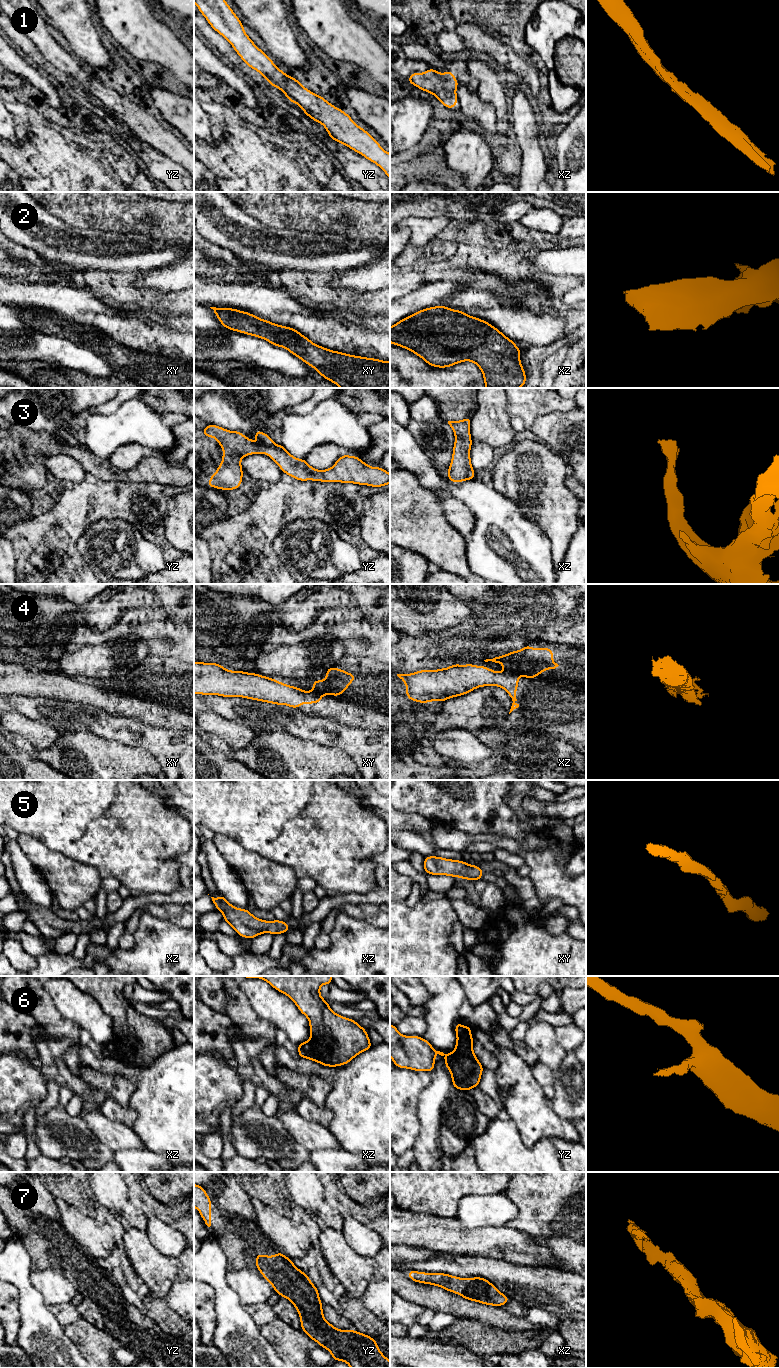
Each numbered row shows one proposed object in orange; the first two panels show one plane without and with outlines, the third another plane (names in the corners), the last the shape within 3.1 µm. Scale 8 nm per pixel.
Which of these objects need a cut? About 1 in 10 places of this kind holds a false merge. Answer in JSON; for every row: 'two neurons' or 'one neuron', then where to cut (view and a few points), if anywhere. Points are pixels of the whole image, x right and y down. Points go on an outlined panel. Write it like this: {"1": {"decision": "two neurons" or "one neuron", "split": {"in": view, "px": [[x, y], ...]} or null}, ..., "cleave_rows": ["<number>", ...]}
{"1": {"decision": "one neuron", "split": null}, "2": {"decision": "one neuron", "split": null}, "3": {"decision": "one neuron", "split": null}, "4": {"decision": "two neurons", "split": {"in": "xz", "px": [[505, 672], [516, 675]]}}, "5": {"decision": "one neuron", "split": null}, "6": {"decision": "one neuron", "split": null}, "7": {"decision": "one neuron", "split": null}, "cleave_rows": ["4"]}

